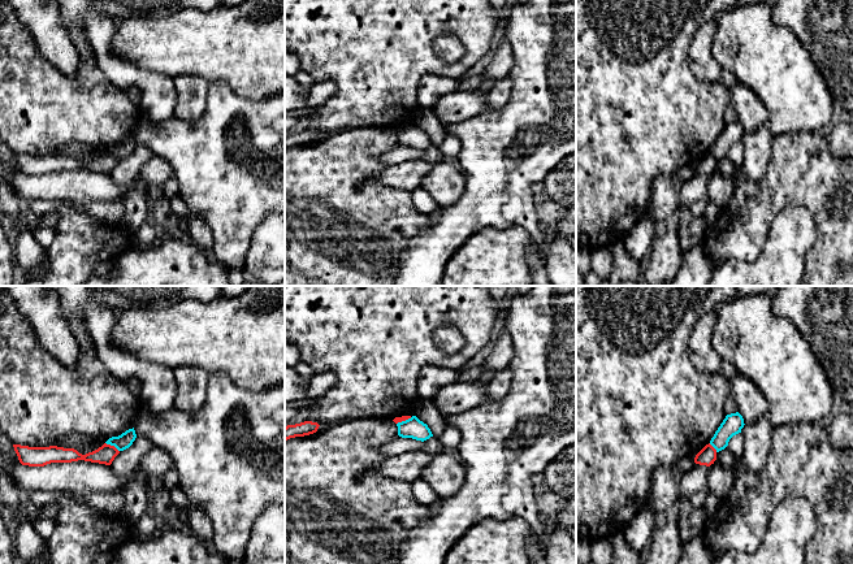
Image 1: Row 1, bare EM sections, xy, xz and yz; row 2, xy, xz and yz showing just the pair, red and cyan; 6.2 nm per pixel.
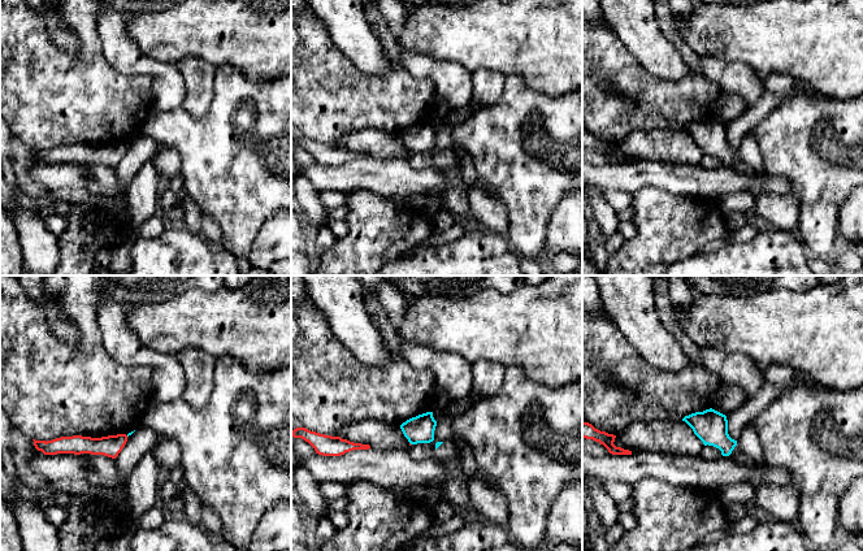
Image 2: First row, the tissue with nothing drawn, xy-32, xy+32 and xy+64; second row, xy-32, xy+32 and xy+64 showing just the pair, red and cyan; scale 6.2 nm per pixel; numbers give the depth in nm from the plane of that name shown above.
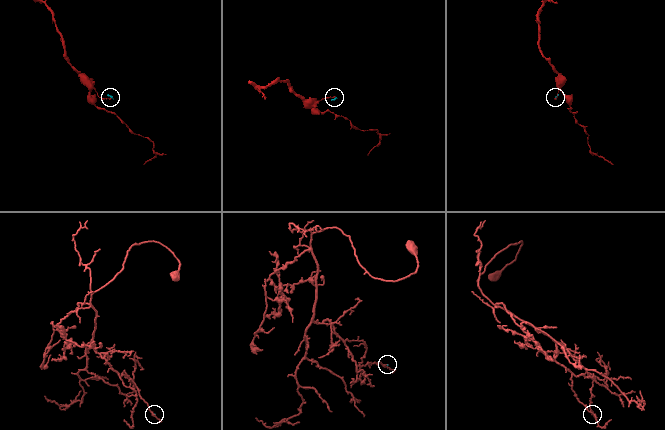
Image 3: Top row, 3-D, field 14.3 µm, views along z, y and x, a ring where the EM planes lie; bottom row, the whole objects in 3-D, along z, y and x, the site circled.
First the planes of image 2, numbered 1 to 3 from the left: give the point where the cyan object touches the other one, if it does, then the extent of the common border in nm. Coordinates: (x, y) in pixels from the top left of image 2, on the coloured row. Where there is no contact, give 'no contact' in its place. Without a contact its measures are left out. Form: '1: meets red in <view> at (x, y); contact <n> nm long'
1: no contact
2: no contact
3: no contact

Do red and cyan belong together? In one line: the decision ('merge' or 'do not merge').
do not merge

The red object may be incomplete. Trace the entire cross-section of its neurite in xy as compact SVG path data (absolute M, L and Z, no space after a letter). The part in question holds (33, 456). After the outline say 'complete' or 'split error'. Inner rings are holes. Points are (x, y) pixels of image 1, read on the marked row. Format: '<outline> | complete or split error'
M107 443L86 455L79 454L74 448L64 448L57 446L29 447L13 444L13 447L20 463L29 467L44 467L51 463L72 463L78 460L111 465L114 457L120 454L114 446Z | complete

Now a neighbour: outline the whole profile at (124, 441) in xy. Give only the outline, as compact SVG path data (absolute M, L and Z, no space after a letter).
M133 428L133 429L126 430L125 433L122 433L118 437L109 438L105 443L114 446L118 451L124 451L133 444L135 438L137 438L137 434L135 434L135 430Z

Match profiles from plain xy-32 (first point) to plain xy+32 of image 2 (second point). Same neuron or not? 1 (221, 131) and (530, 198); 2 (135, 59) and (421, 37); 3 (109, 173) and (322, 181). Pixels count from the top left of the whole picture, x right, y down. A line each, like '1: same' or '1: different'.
1: same
2: different
3: same

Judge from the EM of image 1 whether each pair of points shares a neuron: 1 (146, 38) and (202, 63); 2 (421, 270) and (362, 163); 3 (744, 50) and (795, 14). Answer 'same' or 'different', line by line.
1: same
2: different
3: different

